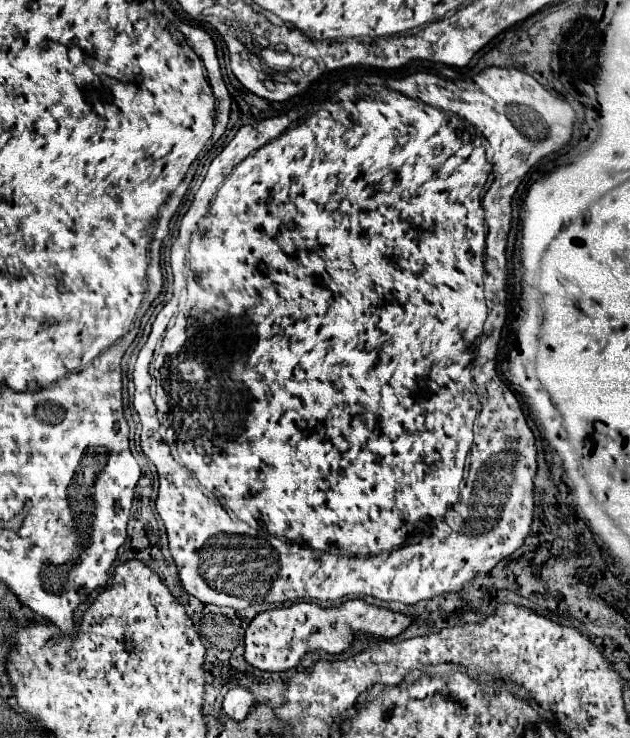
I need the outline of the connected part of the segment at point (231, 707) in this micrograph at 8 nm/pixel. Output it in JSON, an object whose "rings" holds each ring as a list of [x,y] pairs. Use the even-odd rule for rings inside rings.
{"rings":[[[233,687],[225,695],[223,713],[229,715],[235,721],[243,721],[249,715],[249,711],[251,711],[253,705],[255,705],[255,697],[253,697],[253,693],[249,689]]]}

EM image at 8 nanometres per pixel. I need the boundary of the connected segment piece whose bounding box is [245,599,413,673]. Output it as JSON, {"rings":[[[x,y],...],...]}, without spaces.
{"rings":[[[363,599],[347,601],[339,609],[321,609],[319,605],[313,605],[313,603],[295,603],[291,607],[259,613],[251,621],[245,633],[245,661],[269,673],[289,671],[299,663],[299,659],[307,651],[323,649],[331,655],[337,655],[351,647],[355,633],[391,639],[403,633],[403,629],[407,629],[411,623],[413,623],[413,617],[395,613],[391,609],[369,605]]]}

